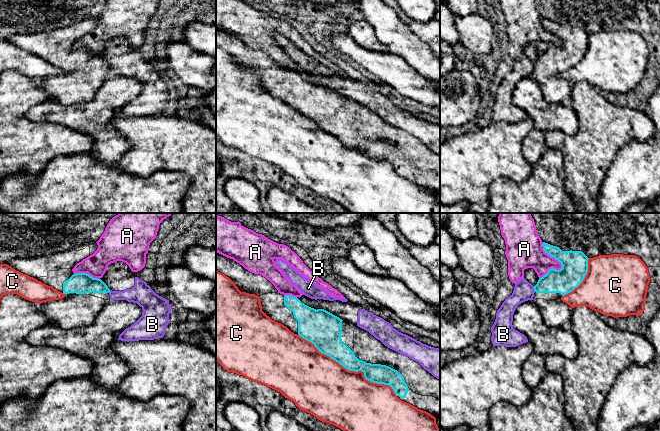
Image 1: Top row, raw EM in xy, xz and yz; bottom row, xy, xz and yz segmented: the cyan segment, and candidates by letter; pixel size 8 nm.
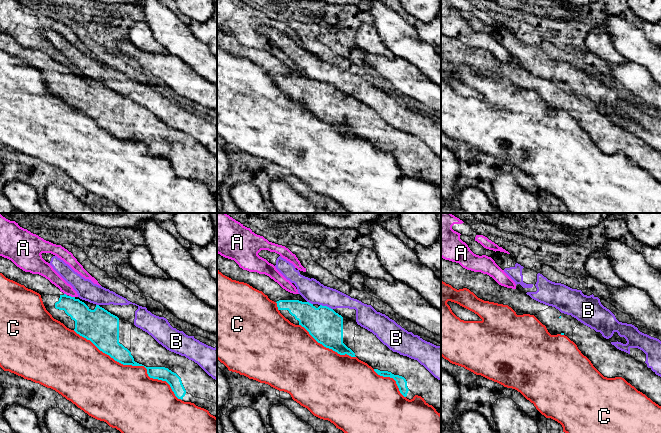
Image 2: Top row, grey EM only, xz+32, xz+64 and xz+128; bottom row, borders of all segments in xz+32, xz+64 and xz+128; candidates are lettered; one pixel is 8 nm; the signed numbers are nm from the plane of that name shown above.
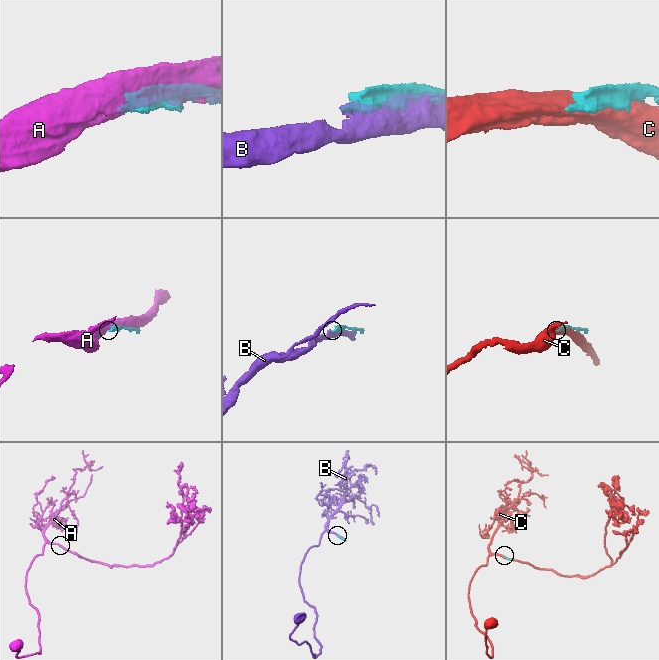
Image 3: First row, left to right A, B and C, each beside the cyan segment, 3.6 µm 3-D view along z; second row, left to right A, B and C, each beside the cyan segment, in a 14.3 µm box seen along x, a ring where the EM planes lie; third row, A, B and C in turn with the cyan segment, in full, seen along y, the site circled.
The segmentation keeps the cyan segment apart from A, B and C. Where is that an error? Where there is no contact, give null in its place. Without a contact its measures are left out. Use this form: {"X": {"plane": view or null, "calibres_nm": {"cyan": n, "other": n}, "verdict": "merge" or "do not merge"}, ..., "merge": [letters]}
{"A": {"plane": "yz", "calibres_nm": {"cyan": 200, "other": 190}, "verdict": "do not merge"}, "B": {"plane": "yz", "calibres_nm": {"cyan": 200, "other": 160}, "verdict": "do not merge"}, "C": {"plane": "xz", "calibres_nm": {"cyan": 170, "other": 460}, "verdict": "do not merge"}, "merge": []}

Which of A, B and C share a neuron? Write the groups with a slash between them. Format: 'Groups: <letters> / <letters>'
Groups: A / B / C

